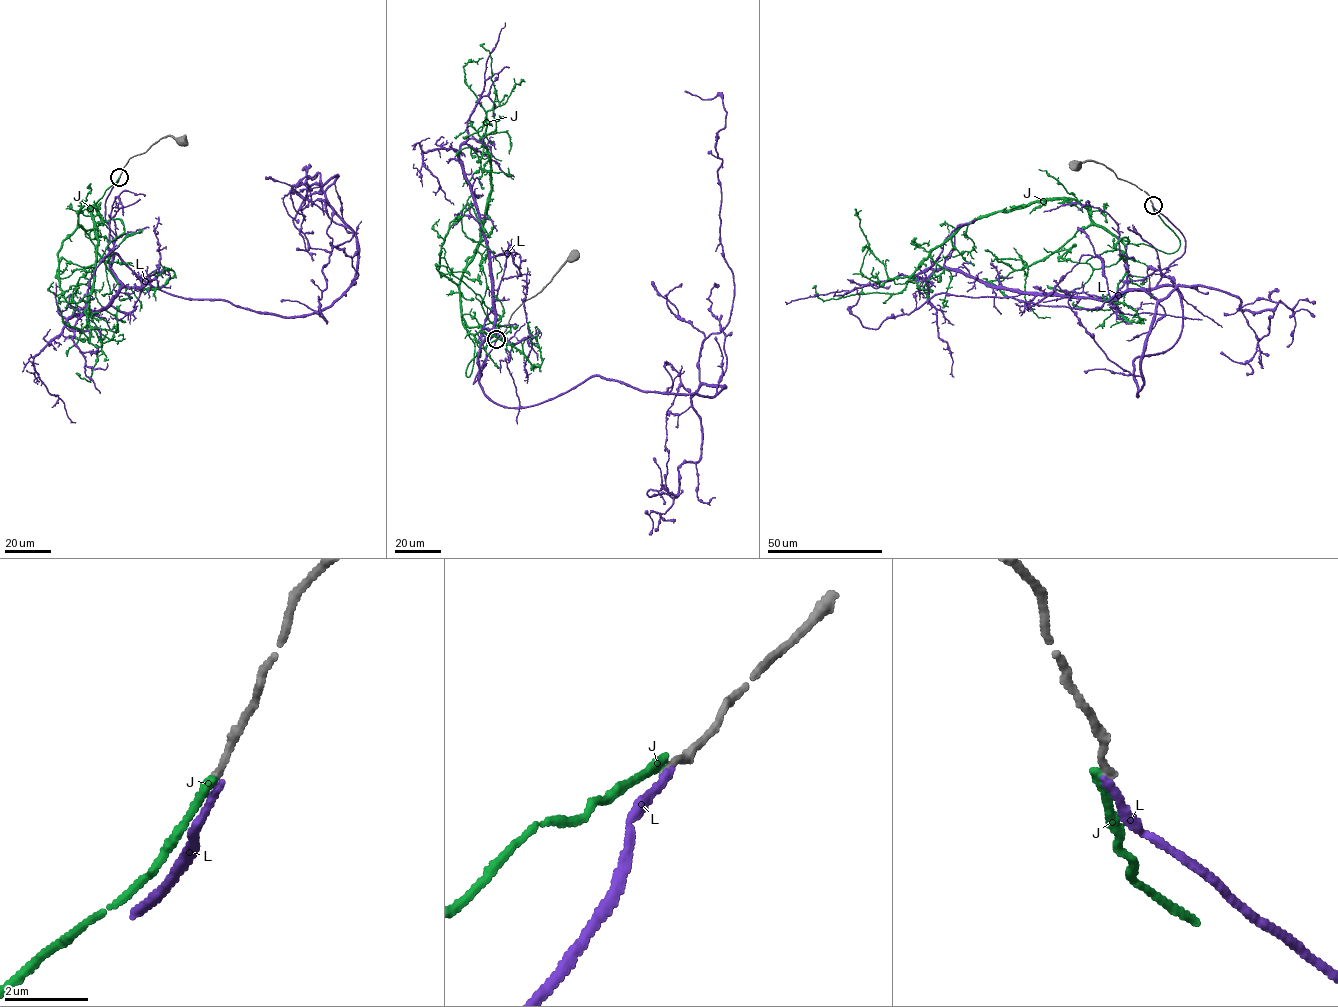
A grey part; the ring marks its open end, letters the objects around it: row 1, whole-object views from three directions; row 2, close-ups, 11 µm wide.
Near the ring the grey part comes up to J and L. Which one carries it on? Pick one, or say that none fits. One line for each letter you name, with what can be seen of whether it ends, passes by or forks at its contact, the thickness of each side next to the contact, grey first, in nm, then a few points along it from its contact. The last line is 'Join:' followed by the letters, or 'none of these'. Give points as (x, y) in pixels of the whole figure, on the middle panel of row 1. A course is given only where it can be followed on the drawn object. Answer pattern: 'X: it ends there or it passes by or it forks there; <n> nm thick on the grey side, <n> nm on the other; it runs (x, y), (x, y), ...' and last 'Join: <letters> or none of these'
Join: none of these

